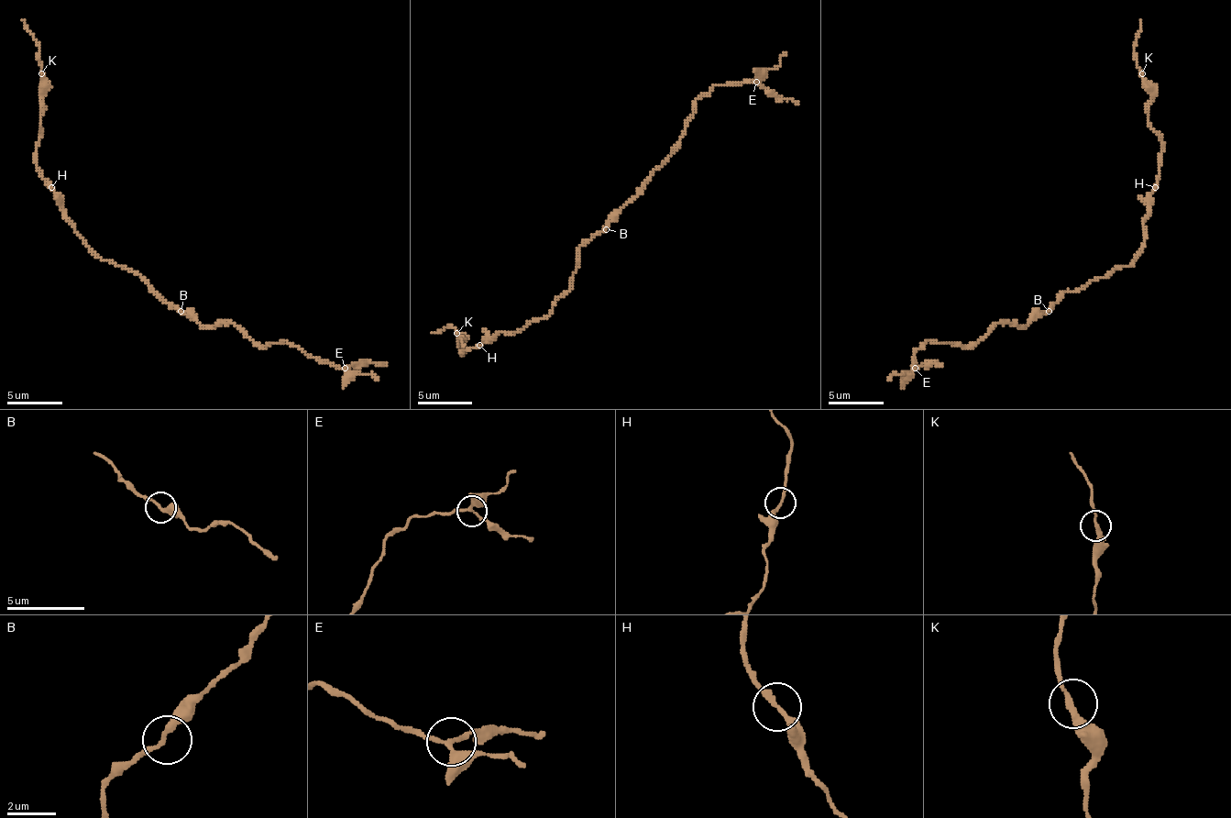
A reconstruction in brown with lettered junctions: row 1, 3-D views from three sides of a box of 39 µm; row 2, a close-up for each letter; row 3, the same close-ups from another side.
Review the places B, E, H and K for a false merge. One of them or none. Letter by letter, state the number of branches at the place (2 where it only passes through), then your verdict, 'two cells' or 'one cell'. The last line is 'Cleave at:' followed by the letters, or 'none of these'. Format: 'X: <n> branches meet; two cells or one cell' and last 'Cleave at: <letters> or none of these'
B: 2 branches meet; one cell
E: 3 branches meet; two cells
H: 2 branches meet; one cell
K: 2 branches meet; one cell
Cleave at: E

